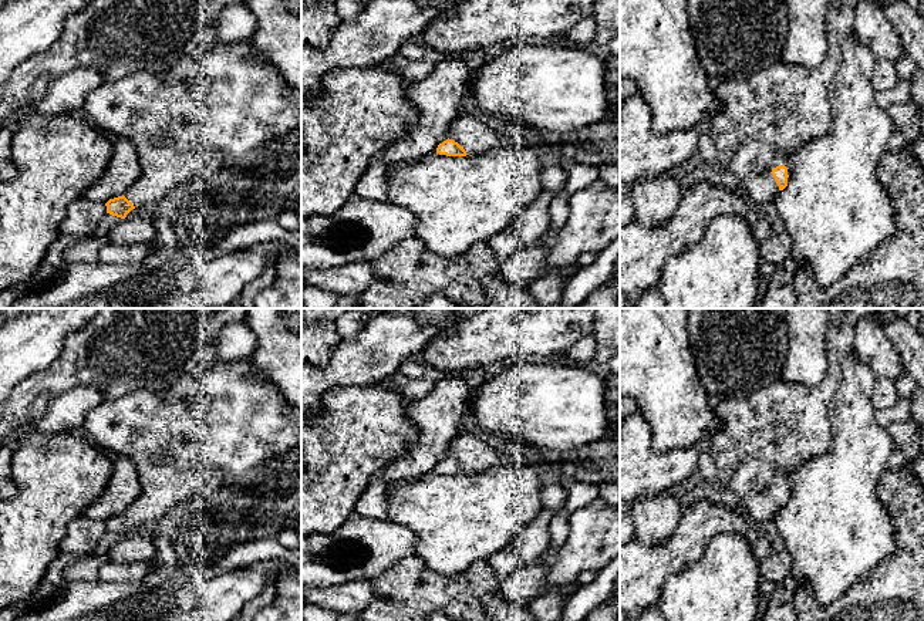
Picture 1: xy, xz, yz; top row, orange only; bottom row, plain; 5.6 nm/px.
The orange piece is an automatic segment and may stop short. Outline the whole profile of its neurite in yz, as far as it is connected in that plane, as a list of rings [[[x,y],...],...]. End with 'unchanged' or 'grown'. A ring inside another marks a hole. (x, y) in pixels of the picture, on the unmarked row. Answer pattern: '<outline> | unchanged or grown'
[[[829,308],[829,331],[826,334],[829,369],[824,379],[816,387],[803,387],[778,379],[749,398],[726,399],[715,409],[721,426],[711,435],[709,455],[718,466],[718,479],[735,492],[755,524],[773,522],[779,509],[788,504],[788,486],[783,483],[790,470],[802,462],[819,456],[832,448],[832,425],[829,405],[842,382],[842,360],[854,351],[854,330],[861,317],[871,317],[880,324],[879,311],[883,308]]] | grown

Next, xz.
[[[459,432],[449,445],[449,456],[438,463],[436,472],[466,475],[505,463],[503,456],[486,441],[472,432]]] | grown

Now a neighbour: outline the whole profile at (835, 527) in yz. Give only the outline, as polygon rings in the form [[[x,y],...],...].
[[[856,351],[844,355],[842,382],[829,405],[832,448],[789,472],[783,482],[788,504],[773,517],[778,536],[792,556],[790,577],[823,607],[839,600],[894,549],[894,529],[877,497],[877,486],[896,448],[871,405],[876,379],[876,372]]]

